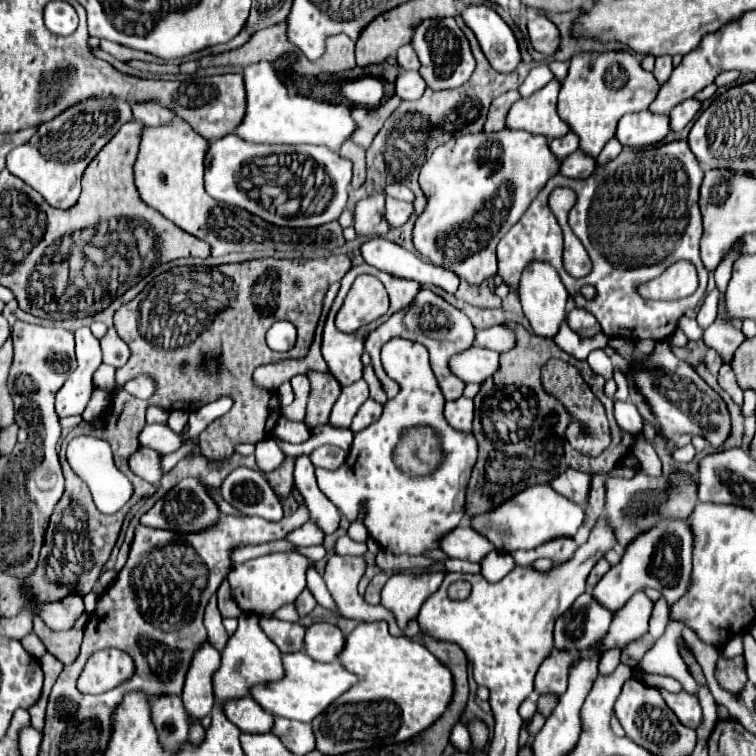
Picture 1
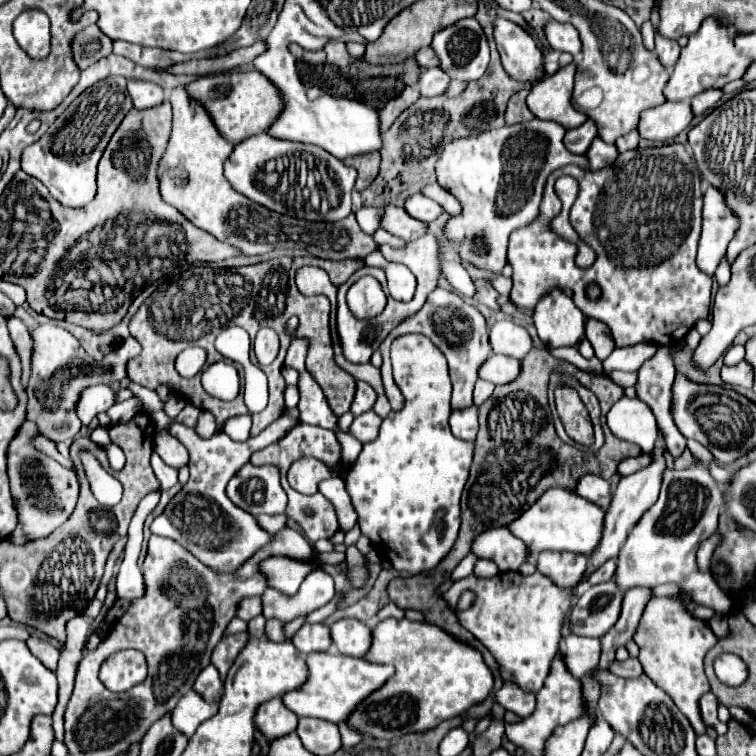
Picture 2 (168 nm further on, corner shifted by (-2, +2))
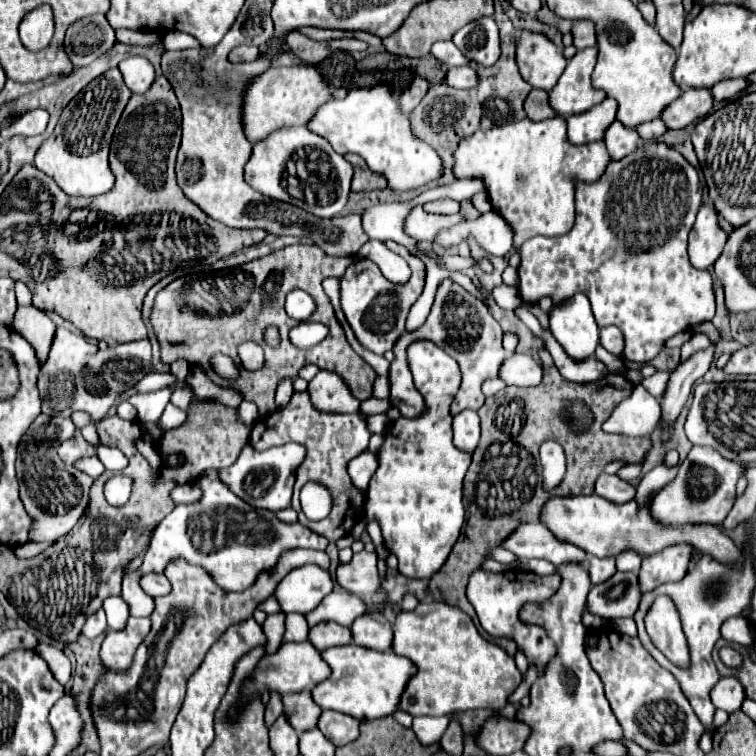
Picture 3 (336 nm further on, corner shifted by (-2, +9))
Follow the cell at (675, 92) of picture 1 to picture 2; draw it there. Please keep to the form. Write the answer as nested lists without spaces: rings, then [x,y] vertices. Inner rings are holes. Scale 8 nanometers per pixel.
[[[708,17],[702,27],[688,39],[688,45],[682,49],[680,59],[674,67],[672,77],[666,83],[664,97],[666,101],[690,101],[698,93],[706,89],[720,89],[728,81],[740,79],[746,71],[746,67],[752,63],[748,57],[740,55],[738,49],[732,43],[732,37],[736,37],[738,31],[734,27],[720,27],[716,19]]]

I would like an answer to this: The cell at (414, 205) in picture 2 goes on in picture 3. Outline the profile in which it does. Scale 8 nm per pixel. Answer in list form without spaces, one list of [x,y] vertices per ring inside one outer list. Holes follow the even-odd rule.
[[[440,198],[440,200],[426,202],[424,210],[432,212],[432,214],[456,214],[460,210],[460,202],[456,202],[452,198]]]

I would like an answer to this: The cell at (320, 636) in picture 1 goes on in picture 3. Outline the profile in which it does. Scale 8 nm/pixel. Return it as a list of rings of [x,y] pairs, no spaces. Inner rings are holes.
[[[362,614],[350,628],[356,644],[374,650],[392,650],[394,630],[382,614]]]

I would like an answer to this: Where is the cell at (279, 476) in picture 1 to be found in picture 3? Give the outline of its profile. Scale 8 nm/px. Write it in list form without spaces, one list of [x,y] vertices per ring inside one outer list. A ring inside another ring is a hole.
[[[294,392],[290,402],[284,408],[276,408],[272,414],[260,416],[258,422],[252,426],[252,434],[250,434],[250,444],[256,450],[268,450],[272,446],[282,446],[286,442],[300,442],[308,448],[308,456],[304,460],[304,464],[298,468],[296,474],[296,486],[294,486],[294,500],[292,500],[292,508],[298,512],[298,522],[312,528],[314,532],[328,536],[330,542],[336,542],[338,538],[350,534],[352,526],[364,516],[364,490],[356,488],[348,476],[348,462],[362,454],[368,448],[368,440],[370,440],[370,432],[366,430],[366,422],[362,420],[360,414],[330,414],[330,412],[320,412],[314,408],[314,404],[310,402],[308,392]],[[308,480],[324,480],[324,484],[328,484],[328,488],[332,488],[332,496],[336,500],[336,504],[332,506],[332,512],[328,518],[320,520],[320,522],[310,522],[304,520],[304,514],[298,510],[298,494],[300,488],[308,482]]]

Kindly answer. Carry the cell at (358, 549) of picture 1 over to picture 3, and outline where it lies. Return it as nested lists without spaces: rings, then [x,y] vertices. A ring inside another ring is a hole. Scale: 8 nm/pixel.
[[[366,550],[354,554],[354,558],[348,564],[340,564],[338,566],[336,580],[338,580],[338,584],[344,590],[348,590],[350,594],[358,596],[368,606],[368,612],[380,612],[388,604],[388,594],[382,588],[382,582],[380,582],[380,576],[378,576],[378,568],[376,568],[376,554],[370,554]]]

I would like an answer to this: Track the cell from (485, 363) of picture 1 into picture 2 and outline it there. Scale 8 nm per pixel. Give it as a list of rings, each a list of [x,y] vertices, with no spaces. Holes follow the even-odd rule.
[[[490,355],[478,369],[478,377],[494,385],[504,385],[516,379],[520,371],[520,361],[508,355]]]

